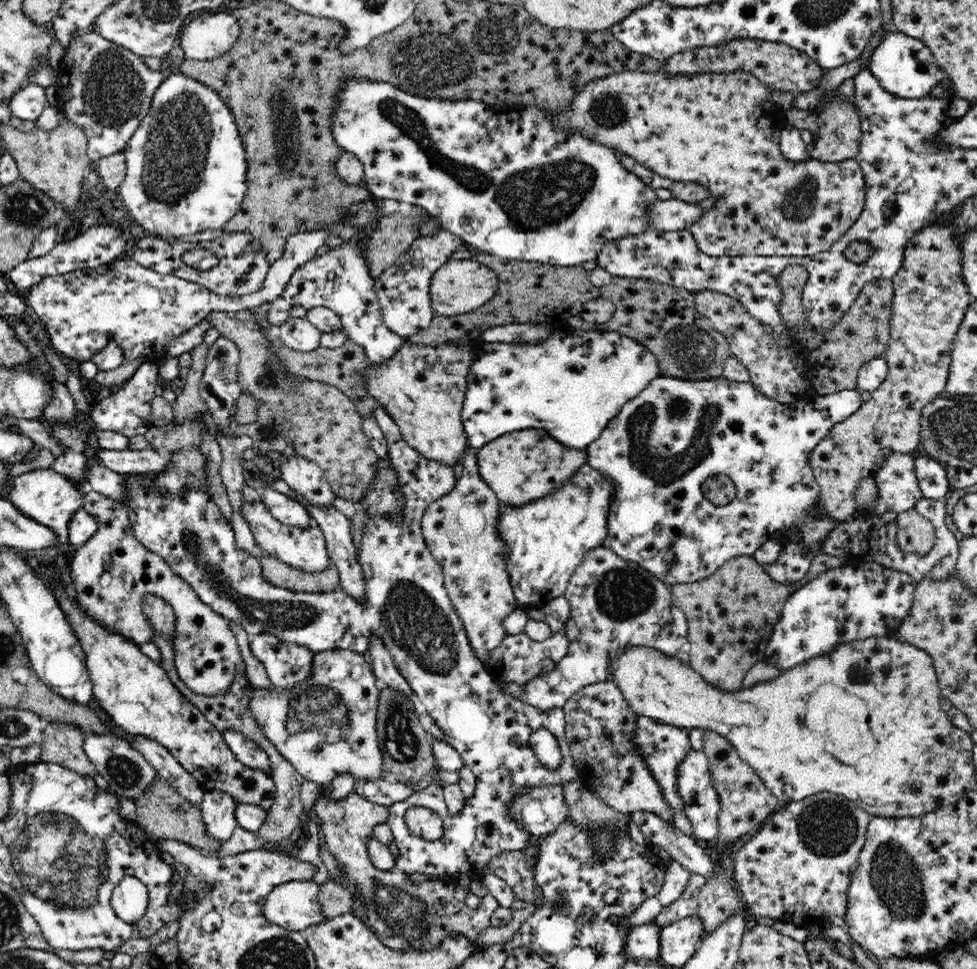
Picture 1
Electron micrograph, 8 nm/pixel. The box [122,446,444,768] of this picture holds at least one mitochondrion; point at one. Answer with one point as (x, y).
(286, 615)

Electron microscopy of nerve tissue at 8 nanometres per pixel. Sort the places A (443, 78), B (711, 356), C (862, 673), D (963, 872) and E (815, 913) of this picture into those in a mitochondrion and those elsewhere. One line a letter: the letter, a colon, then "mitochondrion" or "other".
A: mitochondrion
B: mitochondrion
C: mitochondrion
D: other
E: other

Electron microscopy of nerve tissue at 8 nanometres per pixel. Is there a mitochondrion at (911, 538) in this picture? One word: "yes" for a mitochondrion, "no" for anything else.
no

